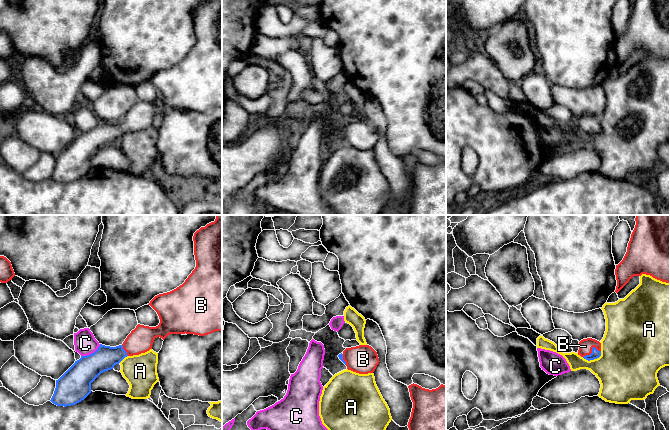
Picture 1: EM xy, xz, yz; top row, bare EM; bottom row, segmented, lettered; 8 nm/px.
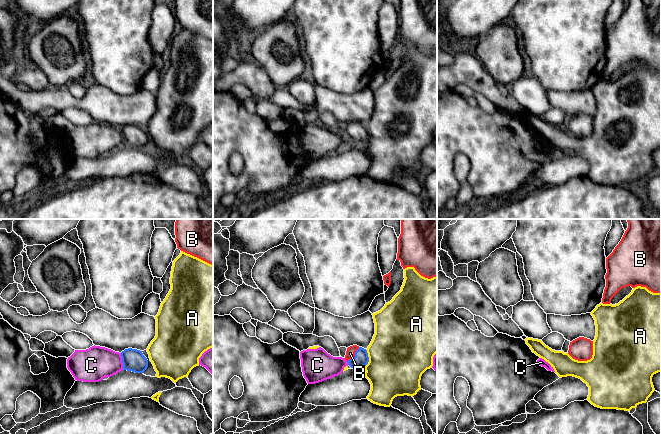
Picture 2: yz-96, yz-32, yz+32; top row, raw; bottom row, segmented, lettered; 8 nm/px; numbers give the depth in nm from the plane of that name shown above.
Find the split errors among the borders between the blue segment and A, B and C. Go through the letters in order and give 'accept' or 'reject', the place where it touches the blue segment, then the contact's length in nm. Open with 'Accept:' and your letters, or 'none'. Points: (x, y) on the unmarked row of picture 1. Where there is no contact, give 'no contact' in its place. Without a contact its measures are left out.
Accept: B
A: reject | yz (593, 135) | 170 nm
B: accept | yz (592, 126) | 160 nm
C: reject | xy (92, 129) | 190 nm

